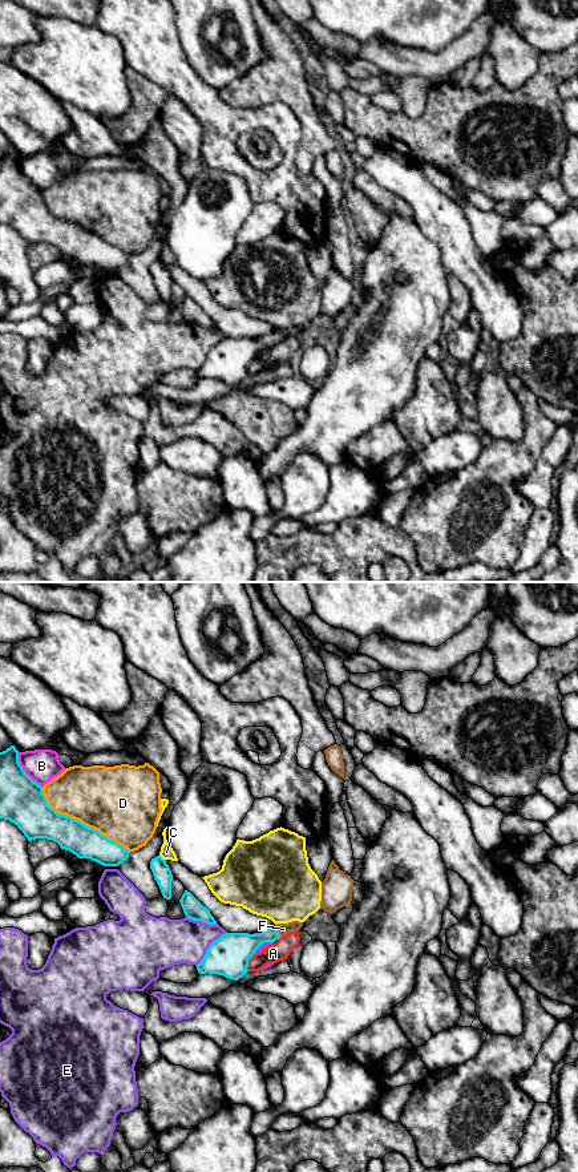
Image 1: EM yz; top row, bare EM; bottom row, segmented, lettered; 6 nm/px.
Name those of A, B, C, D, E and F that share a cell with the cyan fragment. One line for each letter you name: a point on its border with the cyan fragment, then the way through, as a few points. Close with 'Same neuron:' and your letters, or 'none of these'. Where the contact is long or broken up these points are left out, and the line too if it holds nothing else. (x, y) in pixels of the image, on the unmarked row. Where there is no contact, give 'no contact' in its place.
Same neuron: none of these

